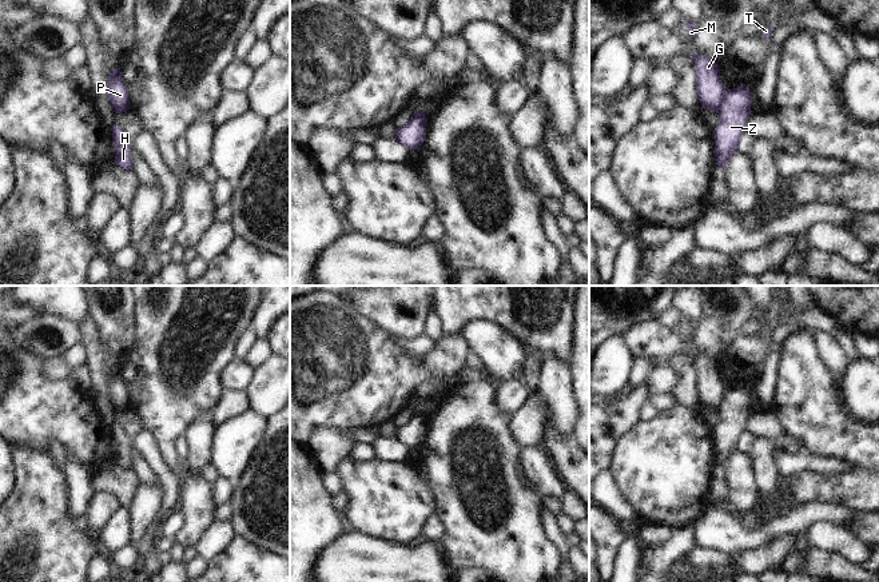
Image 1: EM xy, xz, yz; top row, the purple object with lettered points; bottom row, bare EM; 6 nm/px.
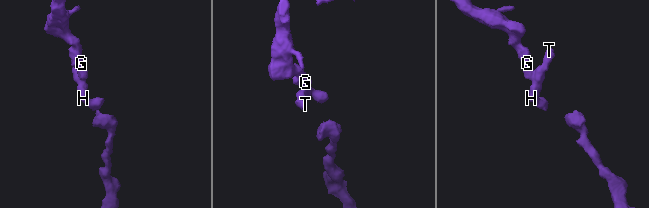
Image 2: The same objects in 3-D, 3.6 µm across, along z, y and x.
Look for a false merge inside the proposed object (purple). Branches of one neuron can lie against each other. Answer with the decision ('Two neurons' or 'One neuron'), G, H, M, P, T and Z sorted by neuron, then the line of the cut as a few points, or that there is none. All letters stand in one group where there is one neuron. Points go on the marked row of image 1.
Two neurons. Groups: G M P / H T Z. Split along yz (726, 91), (726, 98), (716, 111).

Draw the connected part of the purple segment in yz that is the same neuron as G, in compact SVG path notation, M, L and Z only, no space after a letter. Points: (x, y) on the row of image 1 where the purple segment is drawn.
M691 51L696 71L696 89L704 109L717 112L725 99L725 87L717 68L717 61L707 55L697 56Z

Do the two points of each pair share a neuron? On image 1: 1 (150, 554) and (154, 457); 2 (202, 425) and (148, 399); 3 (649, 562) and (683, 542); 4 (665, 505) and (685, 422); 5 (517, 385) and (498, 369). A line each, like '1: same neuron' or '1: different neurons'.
1: same neuron
2: different neurons
3: same neuron
4: same neuron
5: different neurons

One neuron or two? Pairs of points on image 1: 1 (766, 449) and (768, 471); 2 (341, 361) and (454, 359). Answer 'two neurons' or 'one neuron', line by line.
1: one neuron
2: one neuron

